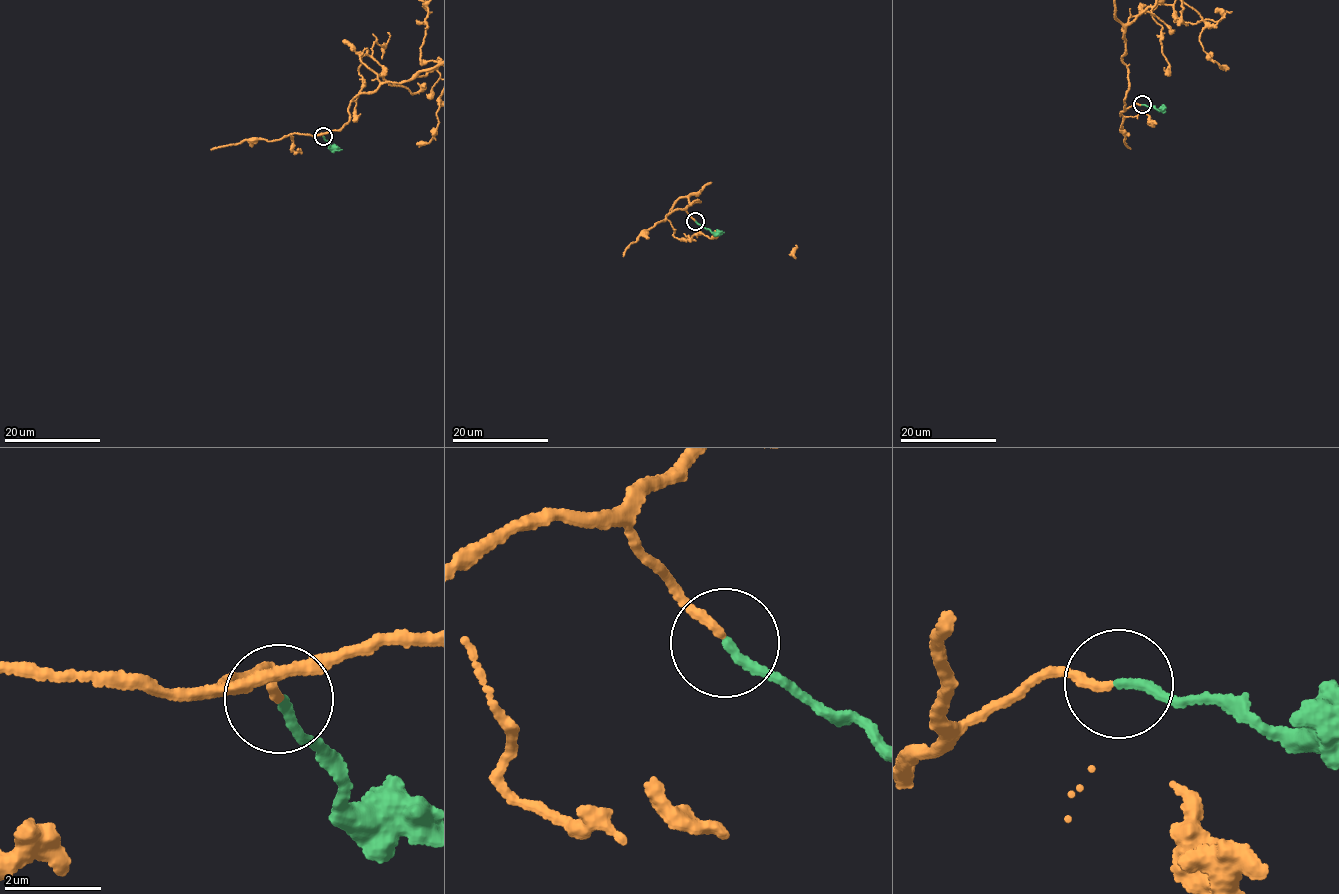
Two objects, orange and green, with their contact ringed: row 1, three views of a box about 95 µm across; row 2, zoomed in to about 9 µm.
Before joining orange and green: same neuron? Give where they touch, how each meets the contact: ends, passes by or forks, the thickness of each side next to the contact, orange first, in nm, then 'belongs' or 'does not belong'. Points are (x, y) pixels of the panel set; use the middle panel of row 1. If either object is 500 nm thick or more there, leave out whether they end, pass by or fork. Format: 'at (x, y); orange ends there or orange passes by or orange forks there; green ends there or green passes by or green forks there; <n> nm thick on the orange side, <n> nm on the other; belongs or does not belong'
at (695, 221); orange ends there; green ends there; 170 nm thick on the orange side, 200 nm on the other; belongs

